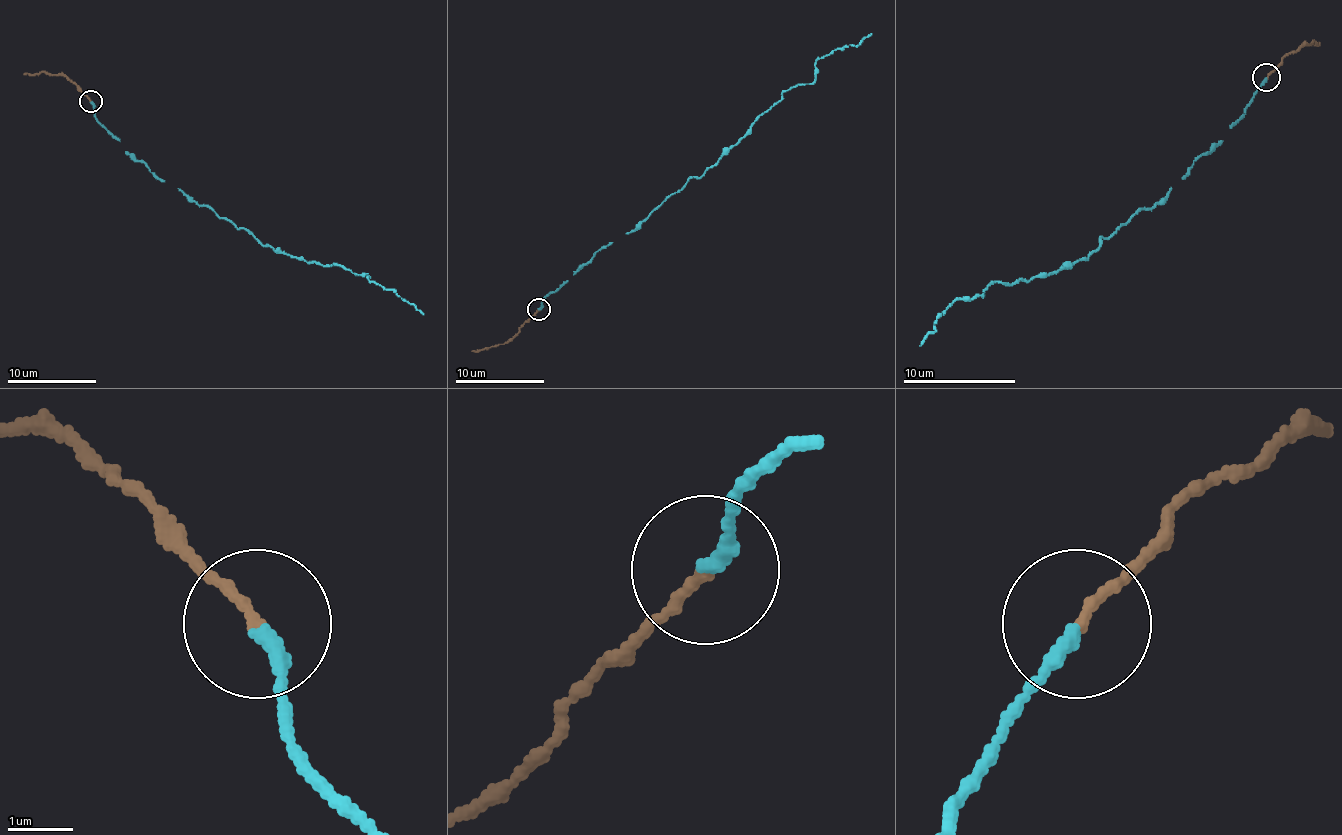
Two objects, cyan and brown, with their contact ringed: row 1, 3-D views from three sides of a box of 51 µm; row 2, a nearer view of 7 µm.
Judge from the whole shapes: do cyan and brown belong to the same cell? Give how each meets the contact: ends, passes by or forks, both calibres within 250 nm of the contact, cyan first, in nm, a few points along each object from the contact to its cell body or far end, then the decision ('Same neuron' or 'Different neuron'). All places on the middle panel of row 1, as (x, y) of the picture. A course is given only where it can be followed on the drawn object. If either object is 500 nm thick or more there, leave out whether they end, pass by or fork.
At the ring cyan ends. At the ring brown ends. Thickness 240 nm (cyan) against 160 nm. Course of cyan: (538, 310), (603, 247), (699, 178), (782, 93), (811, 84), (815, 62), (871, 33). Course of brown: (538, 310), (511, 339), (471, 350). Same neuron

